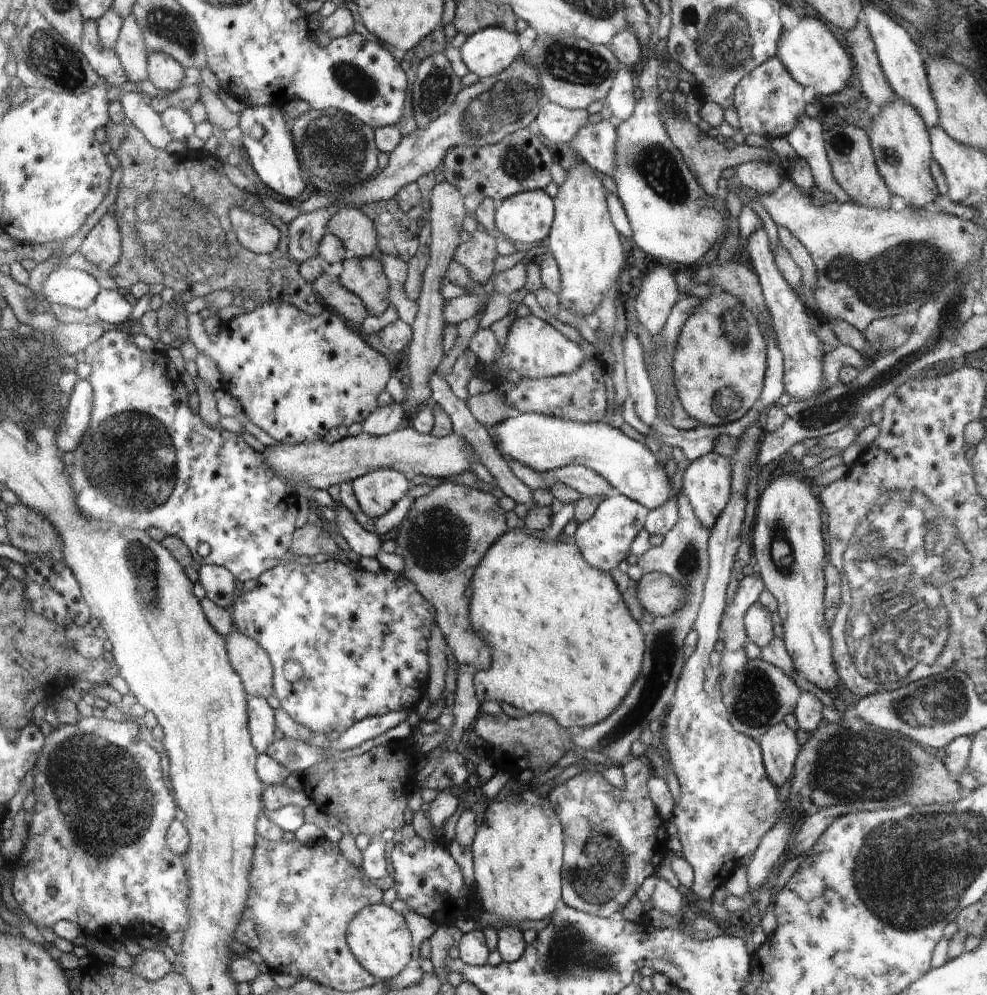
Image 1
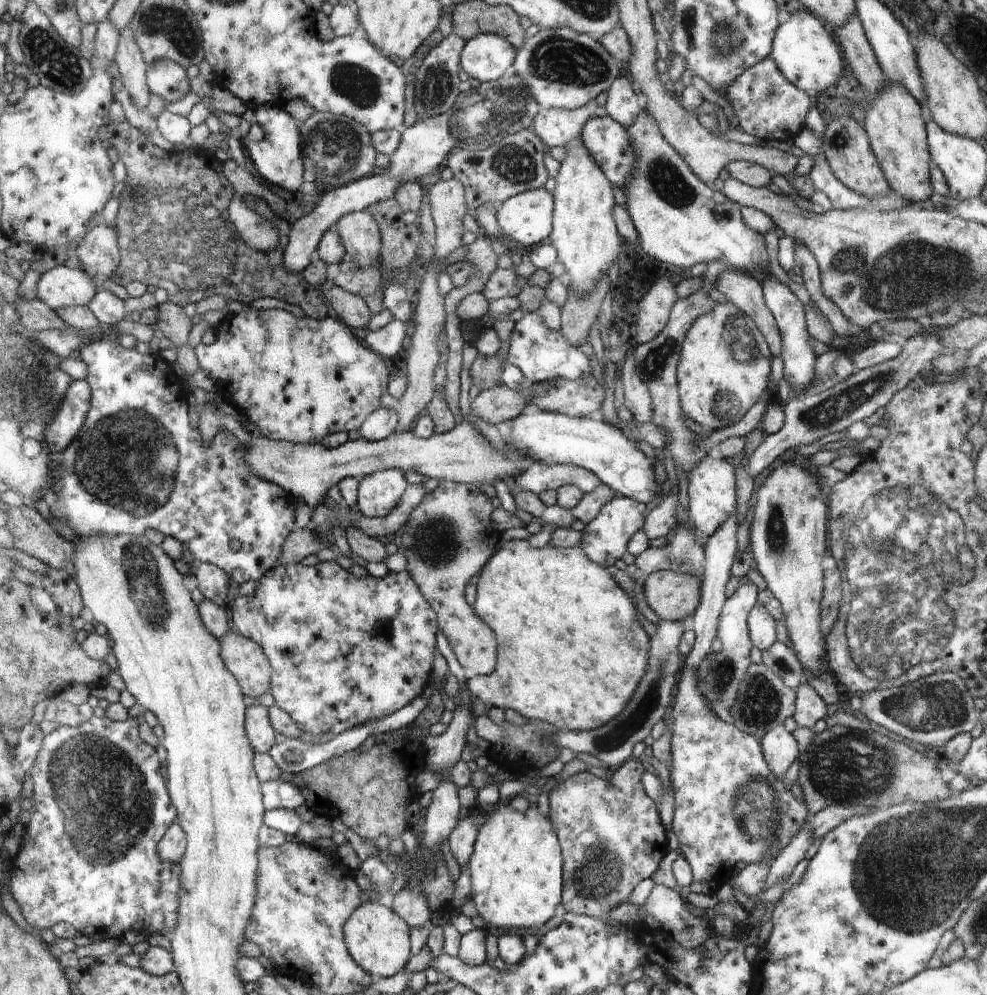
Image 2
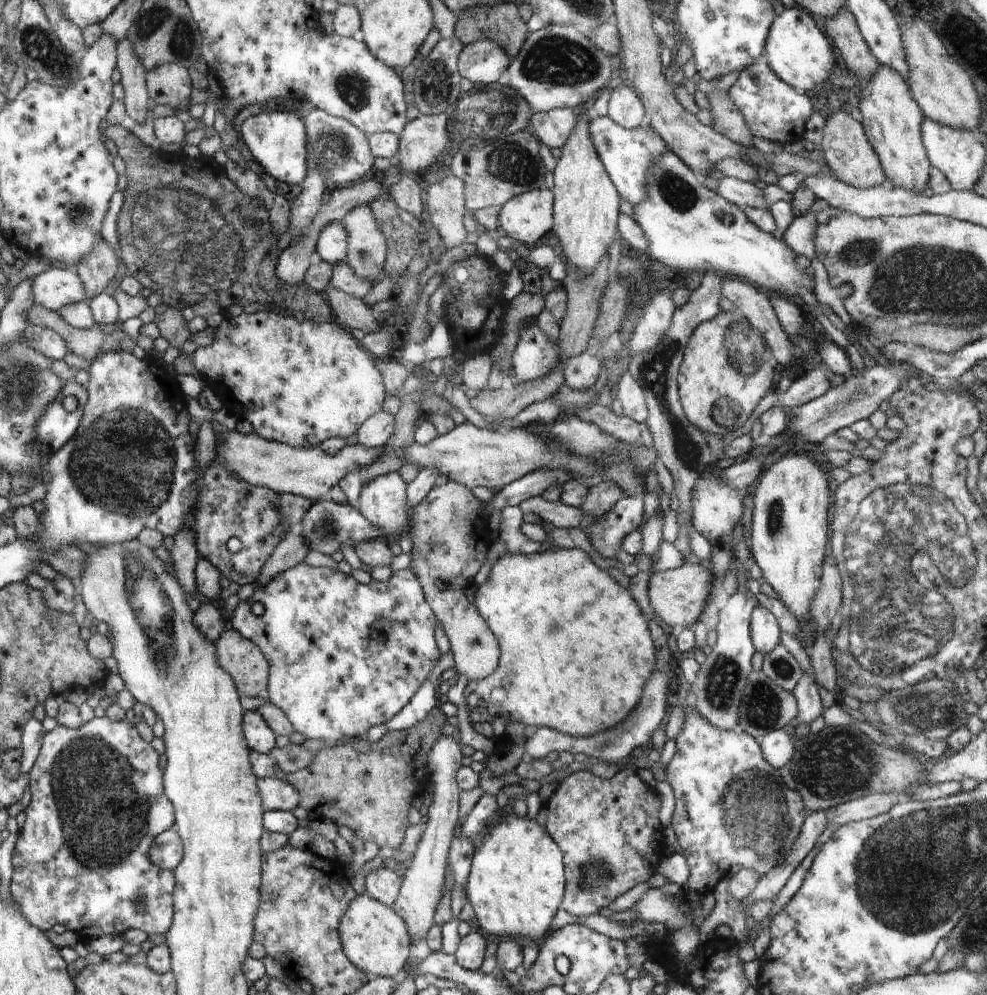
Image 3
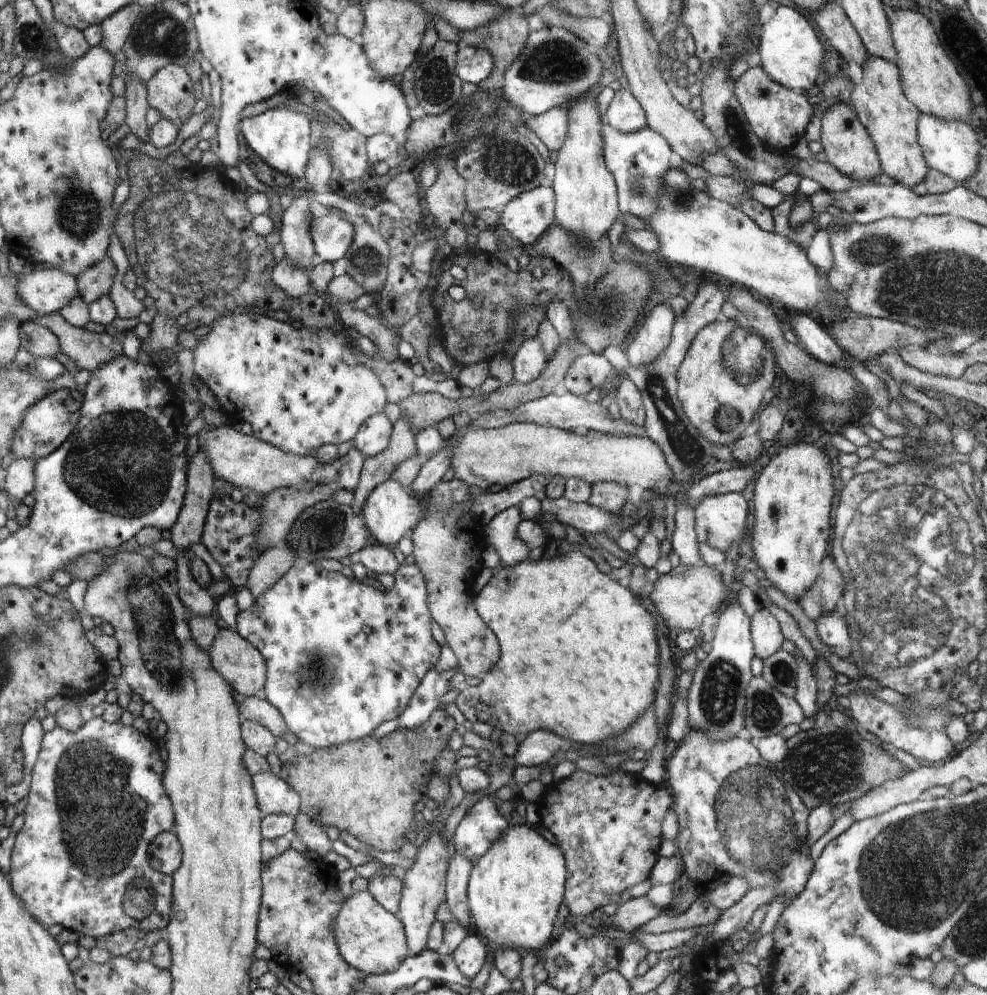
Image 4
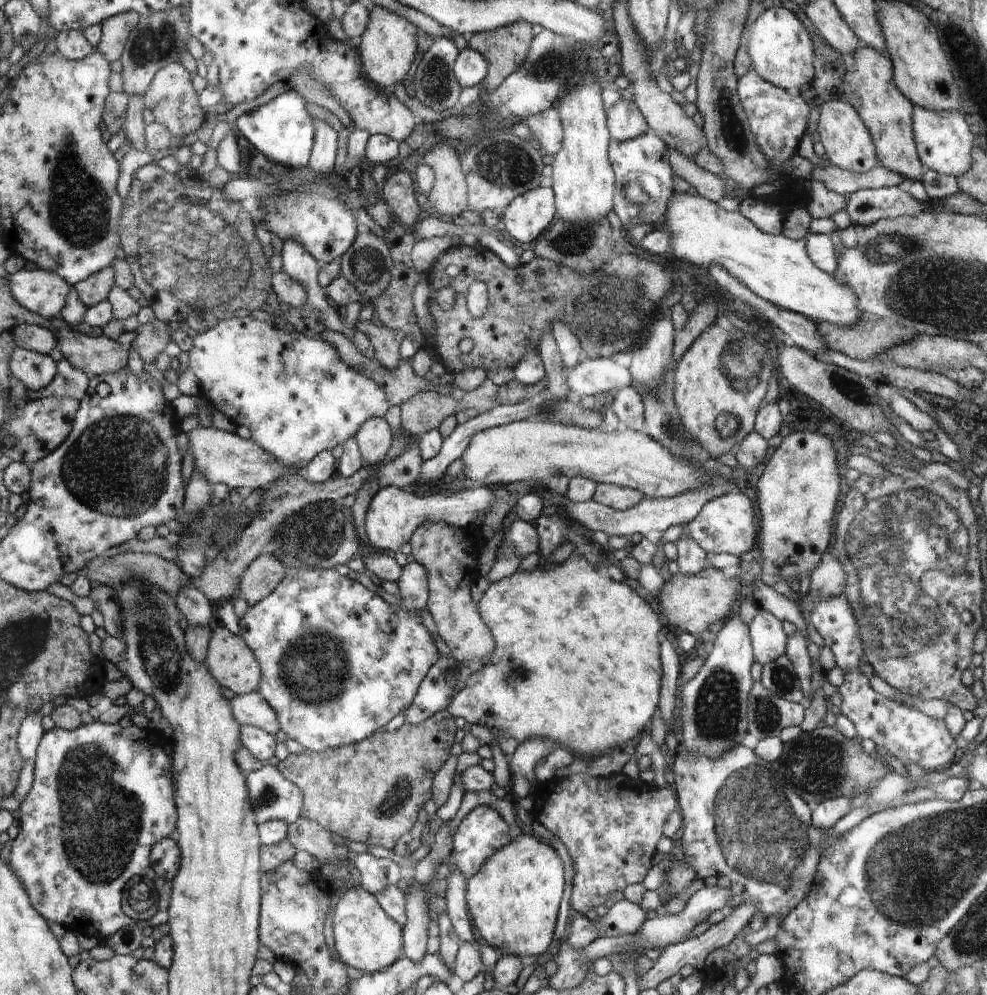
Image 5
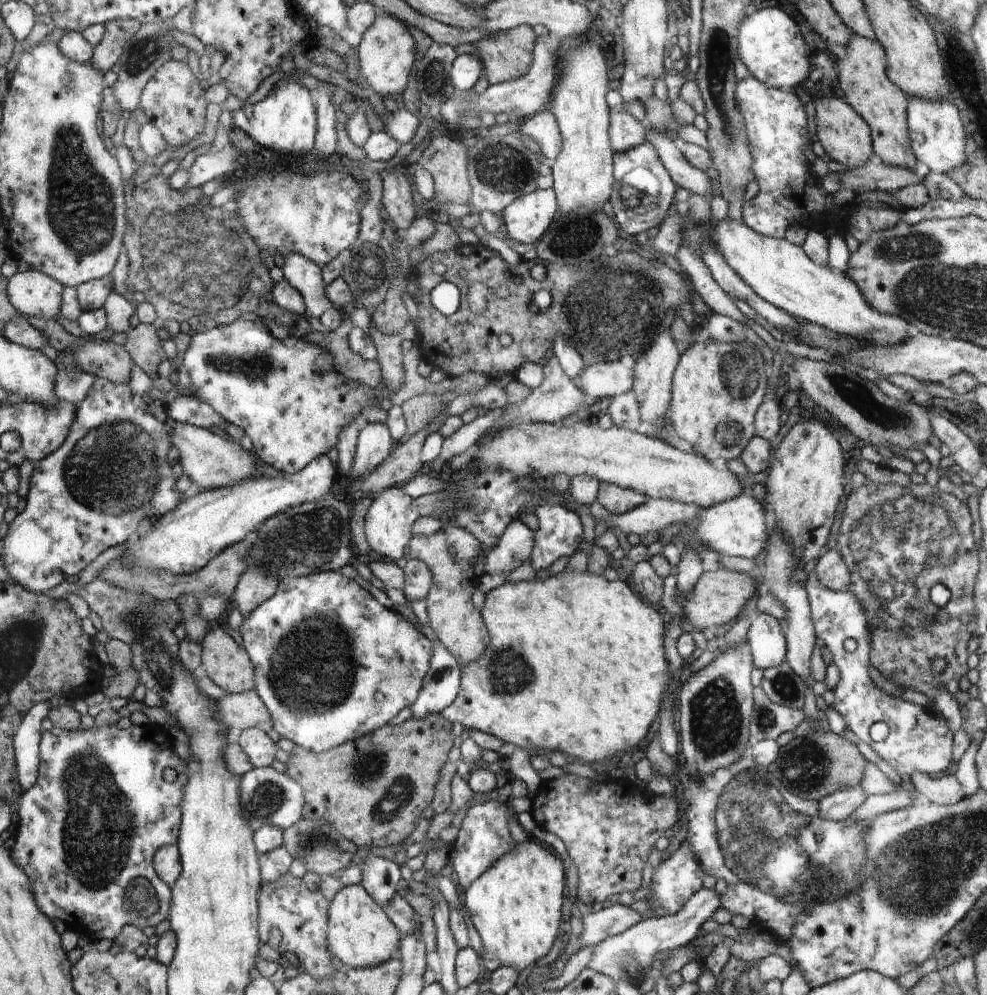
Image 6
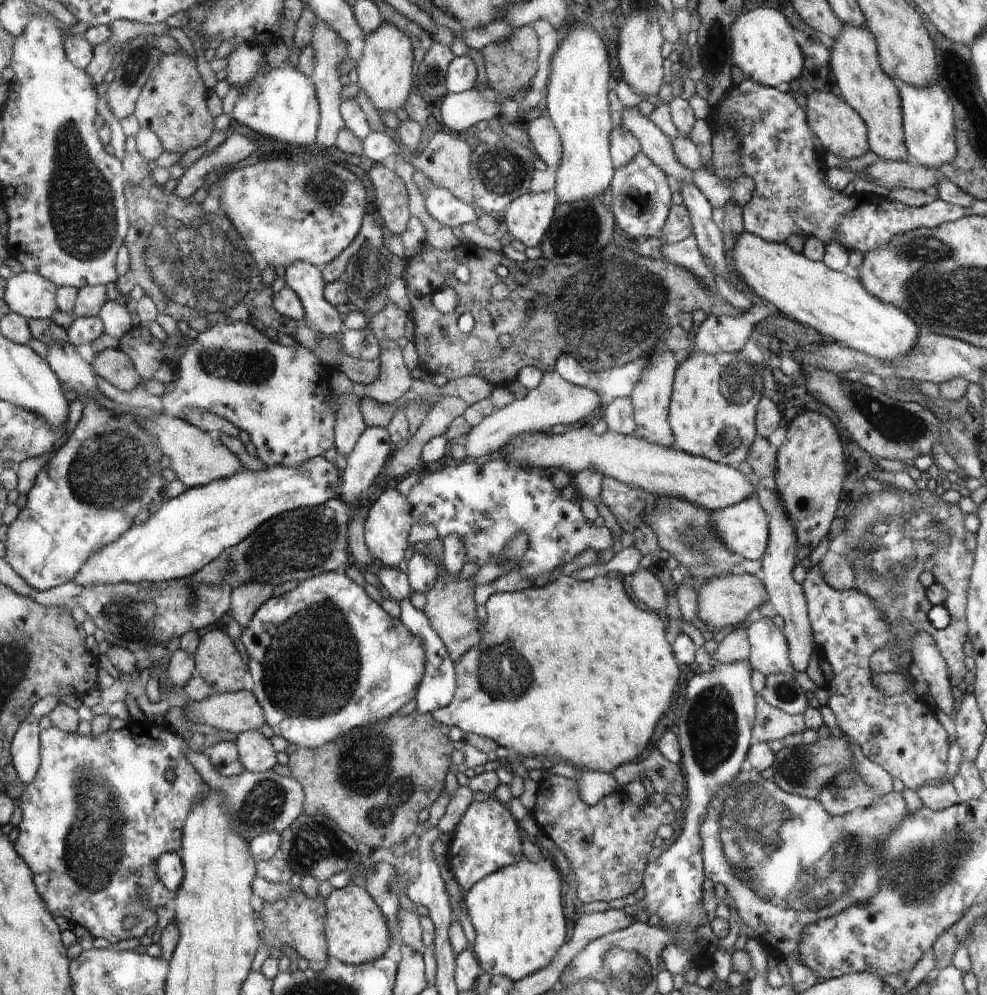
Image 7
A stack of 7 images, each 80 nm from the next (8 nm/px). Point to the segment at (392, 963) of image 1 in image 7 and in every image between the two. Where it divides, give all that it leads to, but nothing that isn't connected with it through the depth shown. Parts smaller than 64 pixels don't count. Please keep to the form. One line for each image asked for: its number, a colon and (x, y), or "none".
2: (377, 936)
3: (376, 937)
4: (374, 941)
5: (366, 938)
6: (360, 934)
7: (358, 932)

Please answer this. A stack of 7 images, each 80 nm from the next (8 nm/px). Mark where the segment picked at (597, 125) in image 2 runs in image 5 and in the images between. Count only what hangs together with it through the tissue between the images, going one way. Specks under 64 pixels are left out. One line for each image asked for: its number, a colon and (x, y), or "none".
3: (626, 154)
4: (640, 160)
5: (644, 174)

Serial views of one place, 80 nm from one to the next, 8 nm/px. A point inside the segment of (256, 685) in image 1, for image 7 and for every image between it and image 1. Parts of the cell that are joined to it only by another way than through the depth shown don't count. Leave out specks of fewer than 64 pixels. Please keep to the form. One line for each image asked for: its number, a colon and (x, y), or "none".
2: (245, 659)
3: (242, 659)
4: (235, 658)
5: (231, 661)
6: (228, 665)
7: (216, 660)

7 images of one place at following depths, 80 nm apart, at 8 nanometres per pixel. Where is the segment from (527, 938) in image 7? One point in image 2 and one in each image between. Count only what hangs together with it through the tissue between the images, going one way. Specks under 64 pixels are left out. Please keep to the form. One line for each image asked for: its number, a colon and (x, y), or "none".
2: (516, 867)
3: (515, 885)
4: (514, 891)
5: (513, 900)
6: (515, 906)

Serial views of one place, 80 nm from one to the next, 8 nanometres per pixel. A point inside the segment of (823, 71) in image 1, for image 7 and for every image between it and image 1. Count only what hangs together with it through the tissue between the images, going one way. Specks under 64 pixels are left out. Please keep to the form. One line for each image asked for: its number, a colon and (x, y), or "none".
2: (806, 54)
3: (798, 52)
4: (791, 52)
5: (781, 49)
6: (770, 44)
7: (763, 46)

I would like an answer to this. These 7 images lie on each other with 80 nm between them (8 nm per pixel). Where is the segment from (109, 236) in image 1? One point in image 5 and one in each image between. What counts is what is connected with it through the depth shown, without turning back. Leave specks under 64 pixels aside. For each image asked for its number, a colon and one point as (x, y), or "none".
2: (99, 257)
3: (98, 271)
4: (95, 282)
5: (94, 289)

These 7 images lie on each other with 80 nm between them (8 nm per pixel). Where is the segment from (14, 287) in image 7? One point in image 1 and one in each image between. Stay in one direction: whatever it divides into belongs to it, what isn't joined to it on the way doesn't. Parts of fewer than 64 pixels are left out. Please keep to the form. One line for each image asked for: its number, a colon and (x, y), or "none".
1: (65, 286)
2: (61, 287)
3: (54, 289)
4: (48, 291)
5: (44, 292)
6: (35, 294)

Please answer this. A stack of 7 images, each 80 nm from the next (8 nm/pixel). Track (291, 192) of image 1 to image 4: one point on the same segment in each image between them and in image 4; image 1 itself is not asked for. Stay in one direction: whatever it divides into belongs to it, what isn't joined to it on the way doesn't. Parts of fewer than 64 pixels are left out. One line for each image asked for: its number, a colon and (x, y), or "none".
2: (276, 156)
3: (277, 140)
4: (281, 138)

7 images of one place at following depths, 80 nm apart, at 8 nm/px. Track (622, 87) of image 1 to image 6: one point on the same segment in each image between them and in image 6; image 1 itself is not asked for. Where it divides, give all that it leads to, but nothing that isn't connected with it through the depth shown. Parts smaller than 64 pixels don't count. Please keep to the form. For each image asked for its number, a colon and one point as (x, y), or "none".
2: (622, 106)
3: (624, 107)
4: (624, 113)
5: (625, 121)
6: (626, 131)

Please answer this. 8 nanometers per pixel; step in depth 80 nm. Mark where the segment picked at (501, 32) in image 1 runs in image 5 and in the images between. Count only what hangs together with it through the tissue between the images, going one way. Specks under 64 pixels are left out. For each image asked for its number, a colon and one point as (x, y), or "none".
2: (487, 57)
3: (483, 61)
4: (473, 64)
5: (470, 68)

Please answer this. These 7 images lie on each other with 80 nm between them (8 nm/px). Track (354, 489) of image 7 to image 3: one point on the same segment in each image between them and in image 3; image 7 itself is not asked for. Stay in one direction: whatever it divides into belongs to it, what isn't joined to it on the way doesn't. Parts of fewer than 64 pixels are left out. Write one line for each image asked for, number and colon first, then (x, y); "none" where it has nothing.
3: (376, 431)
4: (373, 437)
5: (374, 438)
6: (374, 444)

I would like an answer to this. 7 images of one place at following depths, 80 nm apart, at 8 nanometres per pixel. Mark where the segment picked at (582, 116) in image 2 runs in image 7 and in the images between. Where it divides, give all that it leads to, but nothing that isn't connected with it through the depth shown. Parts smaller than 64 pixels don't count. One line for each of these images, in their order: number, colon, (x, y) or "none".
3: (553, 128)
4: (551, 127)
5: (546, 128)
6: (542, 127)
7: (545, 138)

